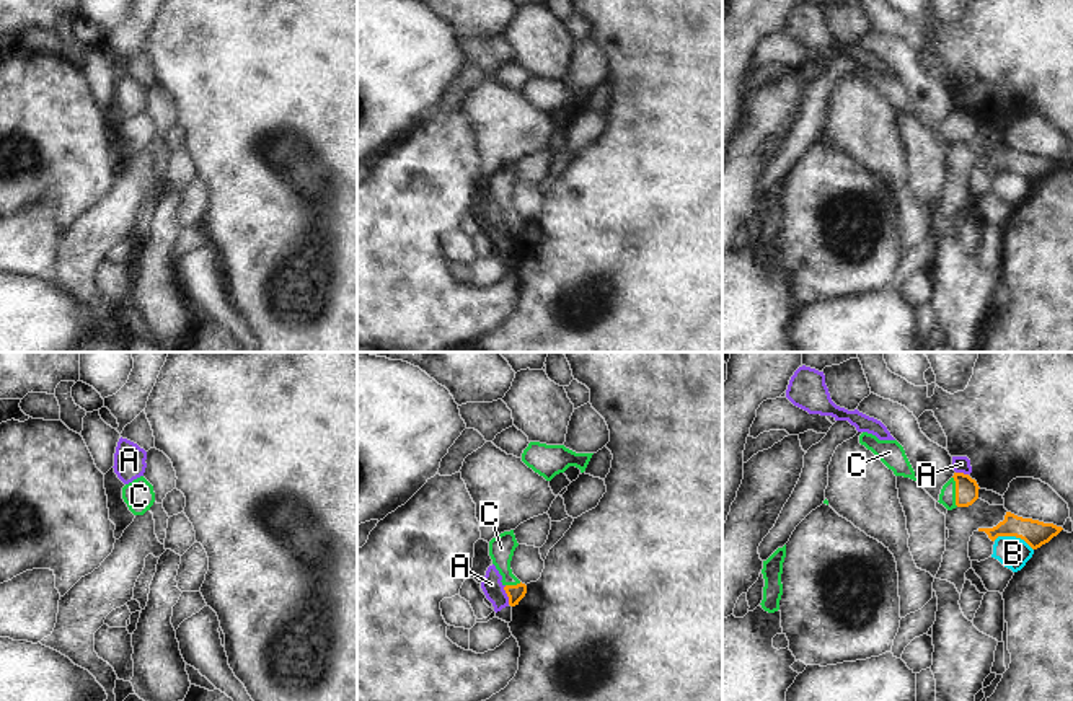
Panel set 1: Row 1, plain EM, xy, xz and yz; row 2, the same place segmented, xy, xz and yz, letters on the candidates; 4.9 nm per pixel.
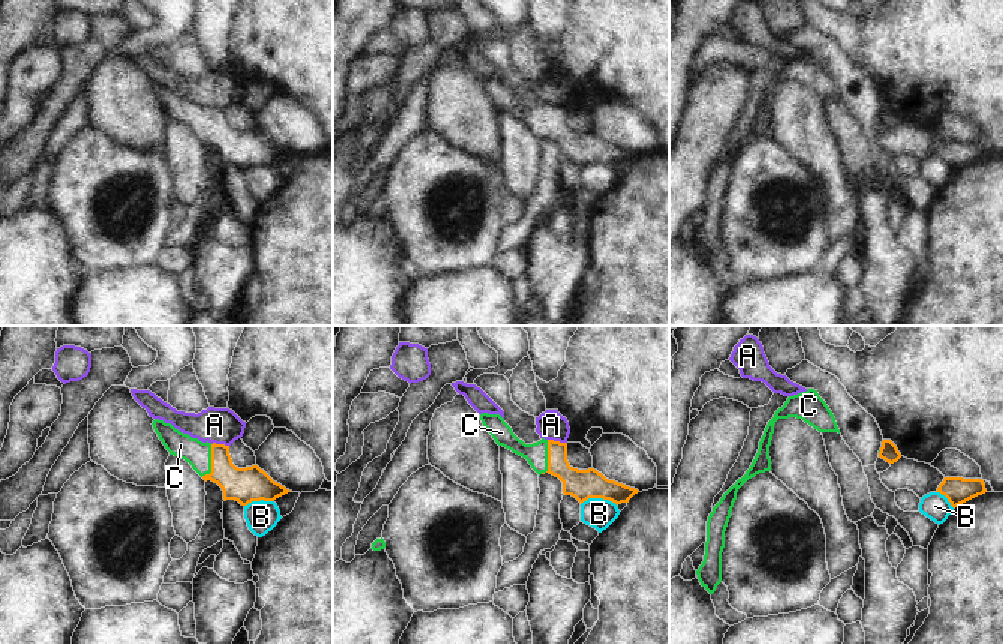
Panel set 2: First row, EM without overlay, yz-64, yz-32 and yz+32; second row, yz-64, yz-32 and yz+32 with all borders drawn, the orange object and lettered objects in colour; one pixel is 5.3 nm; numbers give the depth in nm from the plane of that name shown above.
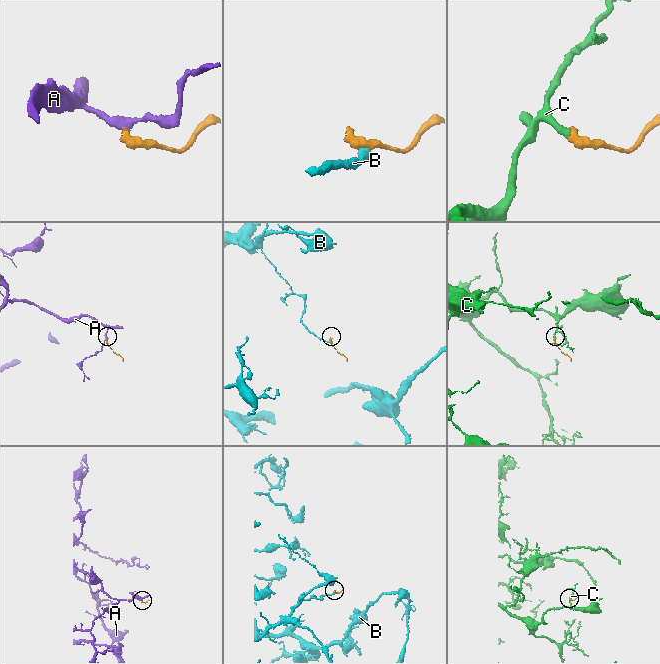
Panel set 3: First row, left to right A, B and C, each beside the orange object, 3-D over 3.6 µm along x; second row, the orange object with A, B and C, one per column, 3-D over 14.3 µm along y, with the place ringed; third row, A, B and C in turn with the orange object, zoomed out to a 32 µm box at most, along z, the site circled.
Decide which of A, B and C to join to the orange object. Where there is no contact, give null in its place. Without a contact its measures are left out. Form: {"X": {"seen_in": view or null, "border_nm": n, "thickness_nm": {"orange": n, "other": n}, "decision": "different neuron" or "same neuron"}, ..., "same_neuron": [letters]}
{"A": {"seen_in": "xz", "border_nm": 100, "thickness_nm": {"orange": 80, "other": 100}, "decision": "different neuron"}, "B": {"seen_in": "yz", "border_nm": 200, "thickness_nm": {"orange": 130, "other": 160}, "decision": "different neuron"}, "C": {"seen_in": "yz", "border_nm": 150, "thickness_nm": {"orange": 110, "other": 80}, "decision": "same neuron"}, "same_neuron": ["C"]}

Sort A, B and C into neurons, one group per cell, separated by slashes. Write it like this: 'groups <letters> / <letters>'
groups A / B / C

